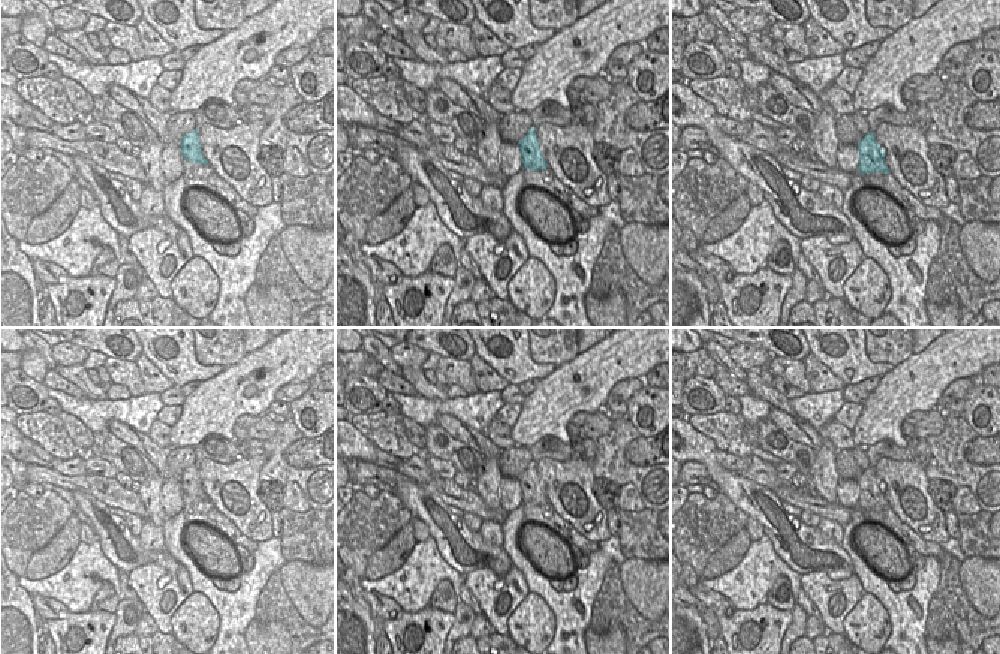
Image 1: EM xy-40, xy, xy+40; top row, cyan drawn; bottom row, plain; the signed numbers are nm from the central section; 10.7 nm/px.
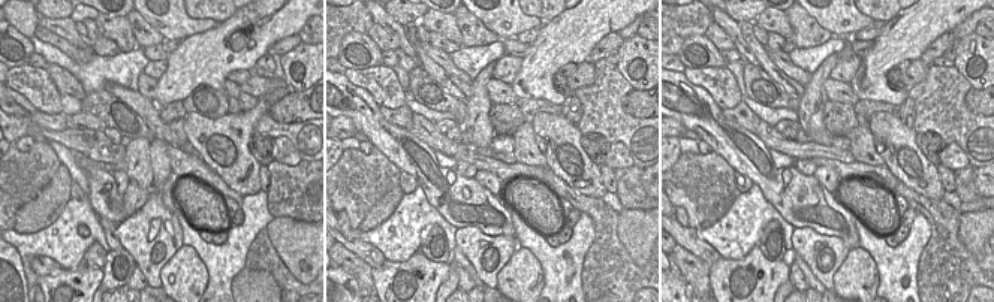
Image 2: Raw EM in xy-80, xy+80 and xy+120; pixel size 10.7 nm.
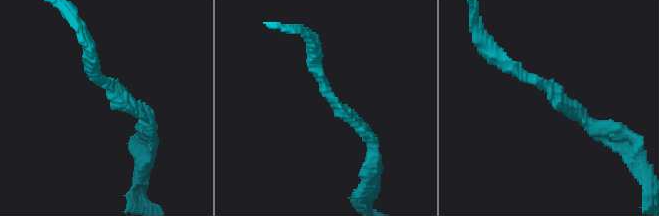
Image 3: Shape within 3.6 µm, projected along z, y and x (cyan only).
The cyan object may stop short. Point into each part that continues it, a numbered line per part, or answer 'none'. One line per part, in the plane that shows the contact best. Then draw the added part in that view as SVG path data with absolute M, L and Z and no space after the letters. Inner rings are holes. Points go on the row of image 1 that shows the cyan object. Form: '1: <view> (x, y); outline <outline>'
none

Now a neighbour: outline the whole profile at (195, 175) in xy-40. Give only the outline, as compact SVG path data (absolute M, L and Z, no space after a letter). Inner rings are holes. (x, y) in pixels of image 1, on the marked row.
M183 159L183 178L189 189L205 189L223 199L232 210L241 210L251 220L257 213L257 207L246 202L228 183L225 183L210 165L192 163Z

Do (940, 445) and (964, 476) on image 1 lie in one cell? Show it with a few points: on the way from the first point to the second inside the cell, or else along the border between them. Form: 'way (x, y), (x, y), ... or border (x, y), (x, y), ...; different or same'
way (946, 452), (946, 458), (957, 469); same

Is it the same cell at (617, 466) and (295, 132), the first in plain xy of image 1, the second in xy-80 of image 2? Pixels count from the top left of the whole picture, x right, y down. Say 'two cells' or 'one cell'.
one cell

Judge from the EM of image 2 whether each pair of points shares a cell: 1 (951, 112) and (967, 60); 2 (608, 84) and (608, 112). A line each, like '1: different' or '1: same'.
1: different
2: same

